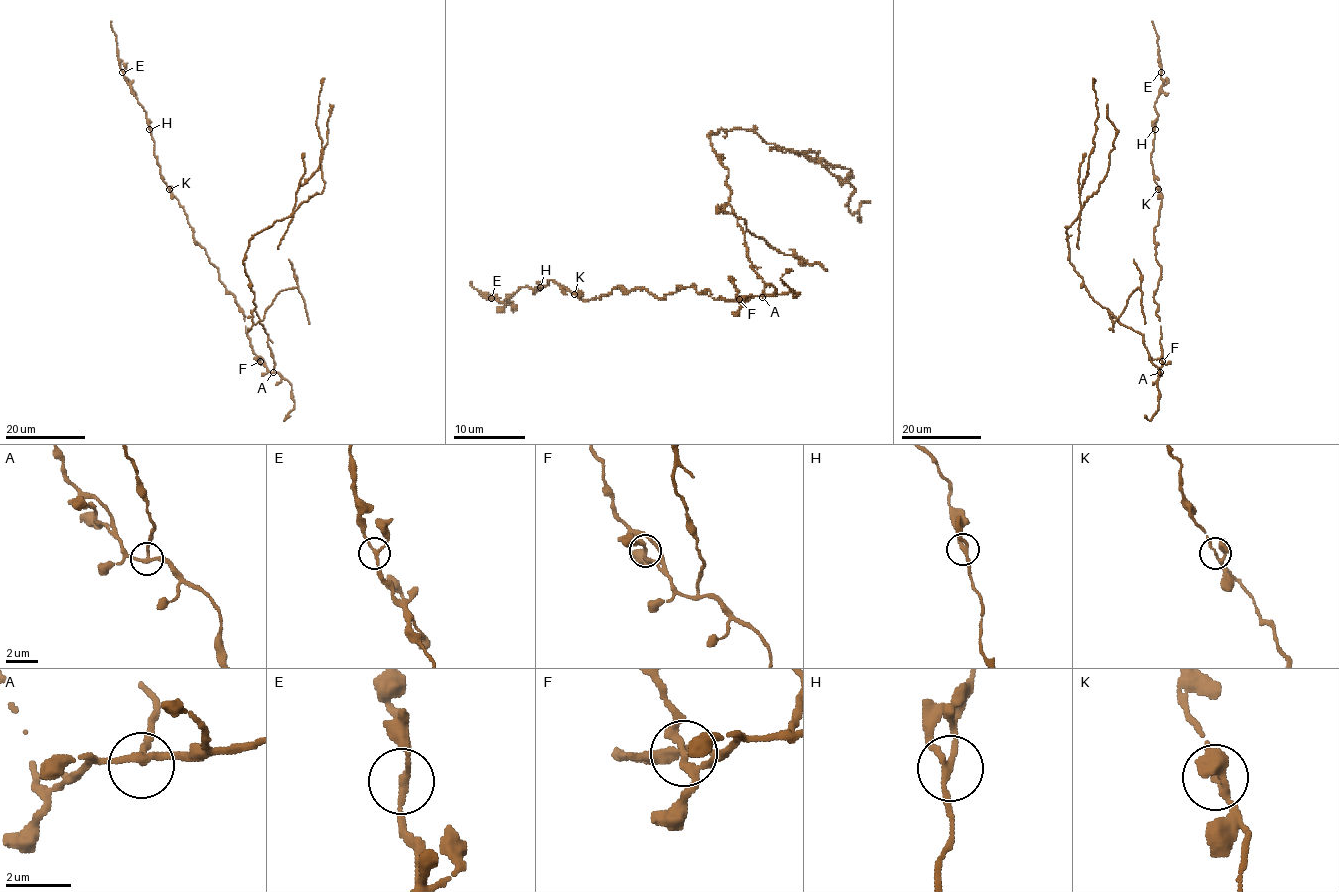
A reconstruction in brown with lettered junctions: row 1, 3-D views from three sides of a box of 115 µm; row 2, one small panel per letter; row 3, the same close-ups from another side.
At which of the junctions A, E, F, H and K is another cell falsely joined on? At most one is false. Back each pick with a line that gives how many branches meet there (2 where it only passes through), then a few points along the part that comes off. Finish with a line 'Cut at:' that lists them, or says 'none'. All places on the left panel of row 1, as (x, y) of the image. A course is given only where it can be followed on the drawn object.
A: 3 | (273, 372), (242, 262), (253, 236), (290, 215), (295, 192), (319, 165), (322, 147), (316, 124), (324, 78)
Cut at: A

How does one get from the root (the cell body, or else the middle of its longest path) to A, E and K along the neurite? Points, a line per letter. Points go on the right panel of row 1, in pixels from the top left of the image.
A: (1162, 360), (1161, 372)
E: (1162, 360), (1154, 299), (1161, 276), (1154, 229), (1162, 195), (1151, 162), (1161, 72)
K: (1162, 360), (1160, 317), (1156, 313), (1158, 304), (1154, 299), (1161, 276), (1154, 237), (1162, 202), (1159, 189)

